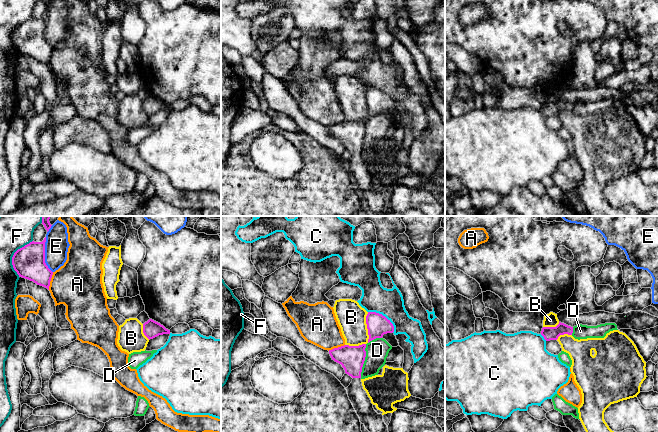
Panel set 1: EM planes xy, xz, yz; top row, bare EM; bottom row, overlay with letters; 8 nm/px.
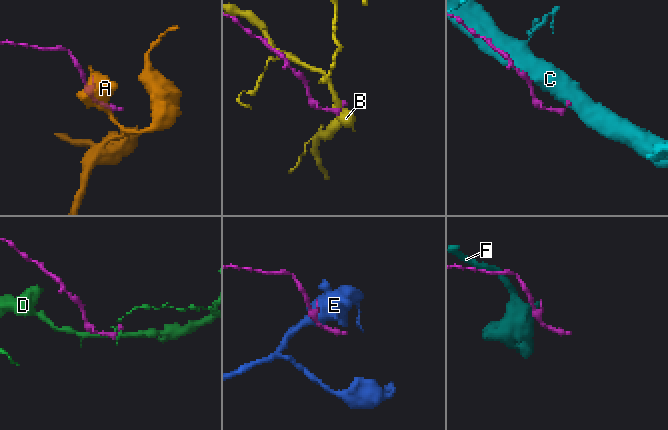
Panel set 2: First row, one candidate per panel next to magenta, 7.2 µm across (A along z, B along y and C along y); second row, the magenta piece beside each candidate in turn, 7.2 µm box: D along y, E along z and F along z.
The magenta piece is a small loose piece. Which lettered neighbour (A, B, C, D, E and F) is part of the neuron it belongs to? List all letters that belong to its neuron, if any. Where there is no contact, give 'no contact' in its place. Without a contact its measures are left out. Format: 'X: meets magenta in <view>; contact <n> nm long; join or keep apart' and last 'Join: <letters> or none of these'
A: meets magenta in xy; contact 150 nm long; keep apart
B: meets magenta in xz; contact 240 nm long; keep apart
C: meets magenta in xz; contact 280 nm long; keep apart
D: meets magenta in xz; contact 280 nm long; keep apart
E: meets magenta in xy; contact 300 nm long; keep apart
F: meets magenta in xy; contact 320 nm long; keep apart
Join: none of these

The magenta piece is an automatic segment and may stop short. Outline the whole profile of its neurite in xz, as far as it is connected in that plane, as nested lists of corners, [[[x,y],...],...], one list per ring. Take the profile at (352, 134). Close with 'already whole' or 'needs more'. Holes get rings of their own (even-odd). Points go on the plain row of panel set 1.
[[[366,120],[359,122],[344,121],[329,126],[329,130],[335,138],[342,141],[345,149],[351,152],[352,158],[346,164],[360,198],[378,215],[388,209],[388,203],[383,196],[383,191],[378,190],[371,179],[361,158],[362,143],[366,133]]]; needs more

